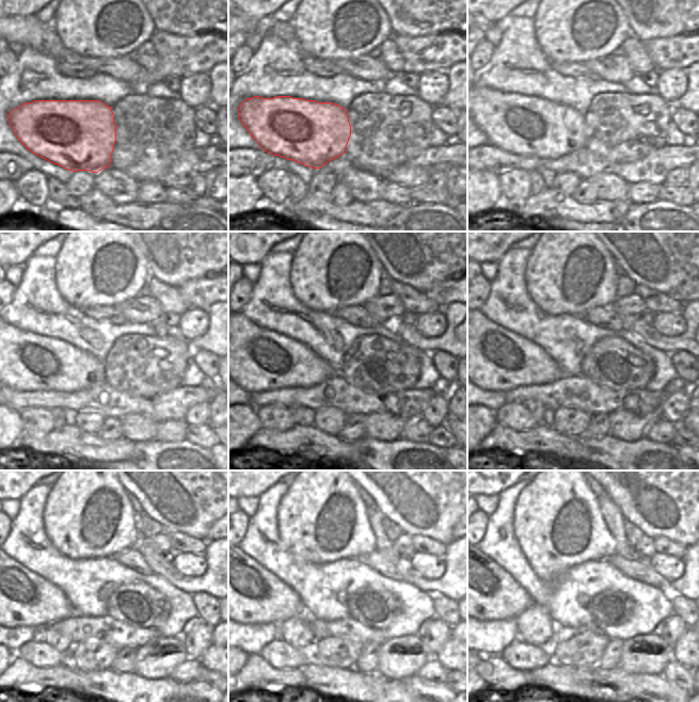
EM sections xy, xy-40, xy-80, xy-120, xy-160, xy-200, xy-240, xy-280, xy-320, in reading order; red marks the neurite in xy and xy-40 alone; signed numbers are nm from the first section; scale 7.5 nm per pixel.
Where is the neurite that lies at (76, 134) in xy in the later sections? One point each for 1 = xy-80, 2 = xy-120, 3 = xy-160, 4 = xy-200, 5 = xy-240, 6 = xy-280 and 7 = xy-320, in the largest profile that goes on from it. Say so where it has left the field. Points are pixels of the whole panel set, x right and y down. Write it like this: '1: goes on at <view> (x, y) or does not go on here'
1: goes on at xy-80 (526, 125)
2: goes on at xy-120 (21, 361)
3: goes on at xy-160 (257, 360)
4: goes on at xy-200 (494, 359)
5: goes on at xy-240 (11, 595)
6: goes on at xy-280 (251, 594)
7: goes on at xy-320 (489, 593)

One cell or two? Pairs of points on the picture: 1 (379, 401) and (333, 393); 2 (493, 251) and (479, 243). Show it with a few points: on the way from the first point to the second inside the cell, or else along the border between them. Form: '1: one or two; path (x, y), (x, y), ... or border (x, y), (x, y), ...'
1: one; path (367, 401), (351, 400), (345, 396)
2: one; path (490, 248), (482, 243)

